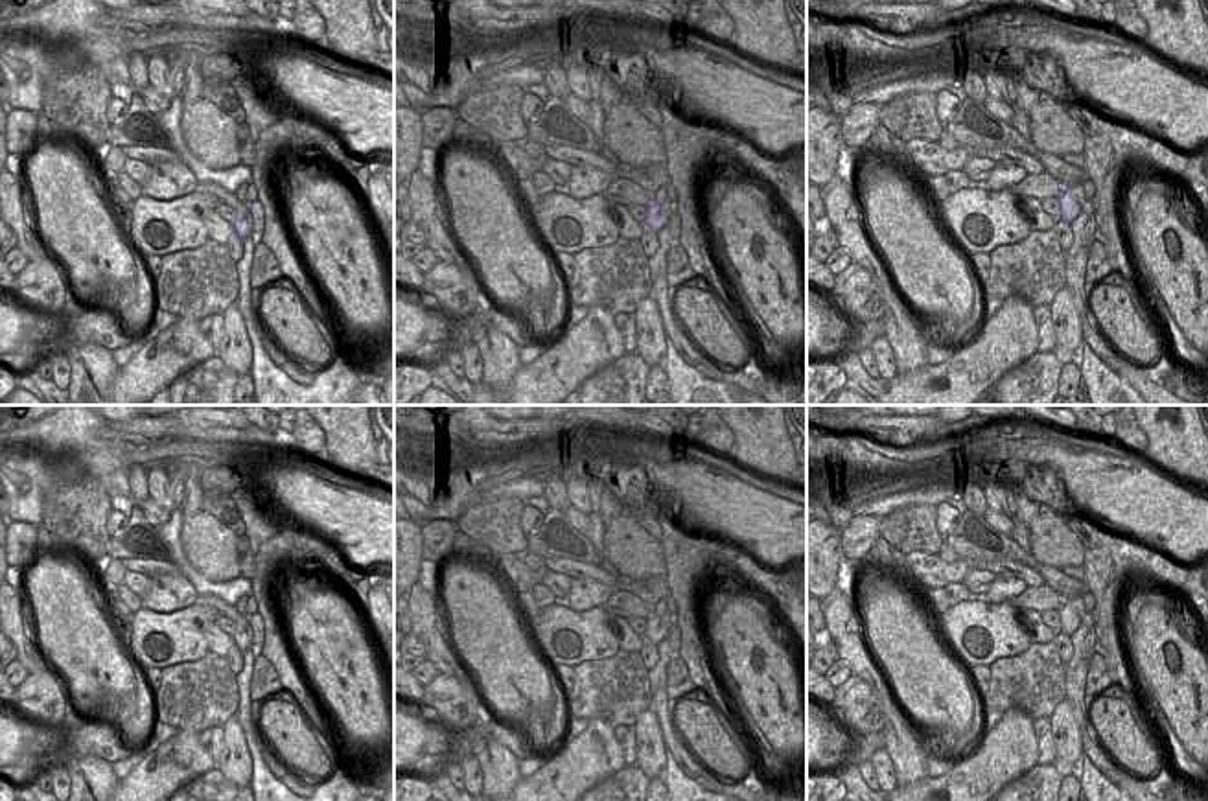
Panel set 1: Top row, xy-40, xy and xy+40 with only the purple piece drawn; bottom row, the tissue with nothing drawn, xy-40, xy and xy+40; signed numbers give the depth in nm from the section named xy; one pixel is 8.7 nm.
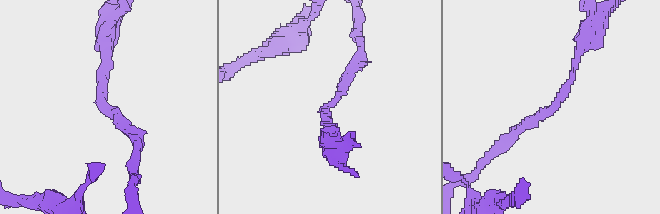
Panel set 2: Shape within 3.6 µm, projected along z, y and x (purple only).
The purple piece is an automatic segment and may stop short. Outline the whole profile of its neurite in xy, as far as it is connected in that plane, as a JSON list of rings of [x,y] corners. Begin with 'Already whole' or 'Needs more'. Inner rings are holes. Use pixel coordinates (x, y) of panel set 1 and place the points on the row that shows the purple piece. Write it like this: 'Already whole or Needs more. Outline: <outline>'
Already whole. Outline: [[[648,197],[646,219],[641,225],[648,226],[652,232],[657,234],[667,225],[667,221],[668,210]]]

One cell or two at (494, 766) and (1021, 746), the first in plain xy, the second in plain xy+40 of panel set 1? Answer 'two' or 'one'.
two

